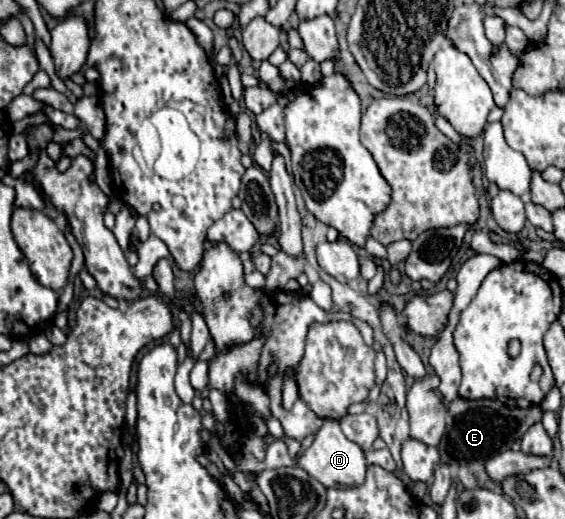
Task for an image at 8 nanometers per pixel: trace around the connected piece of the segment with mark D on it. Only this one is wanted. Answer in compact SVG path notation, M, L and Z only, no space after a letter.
M324 420L322 428L314 436L314 442L298 460L298 466L304 468L312 478L322 482L326 488L356 486L356 484L362 484L364 476L366 476L364 450L356 442L352 442L344 436L344 432L340 430L336 420Z

